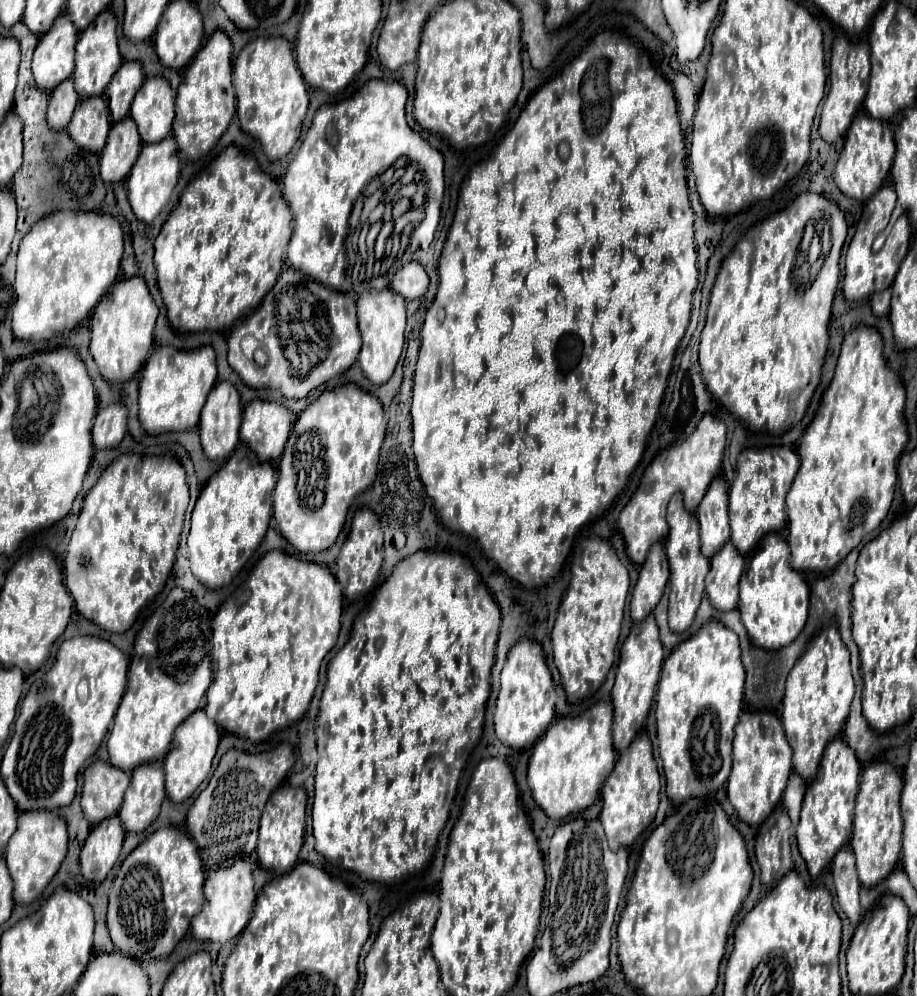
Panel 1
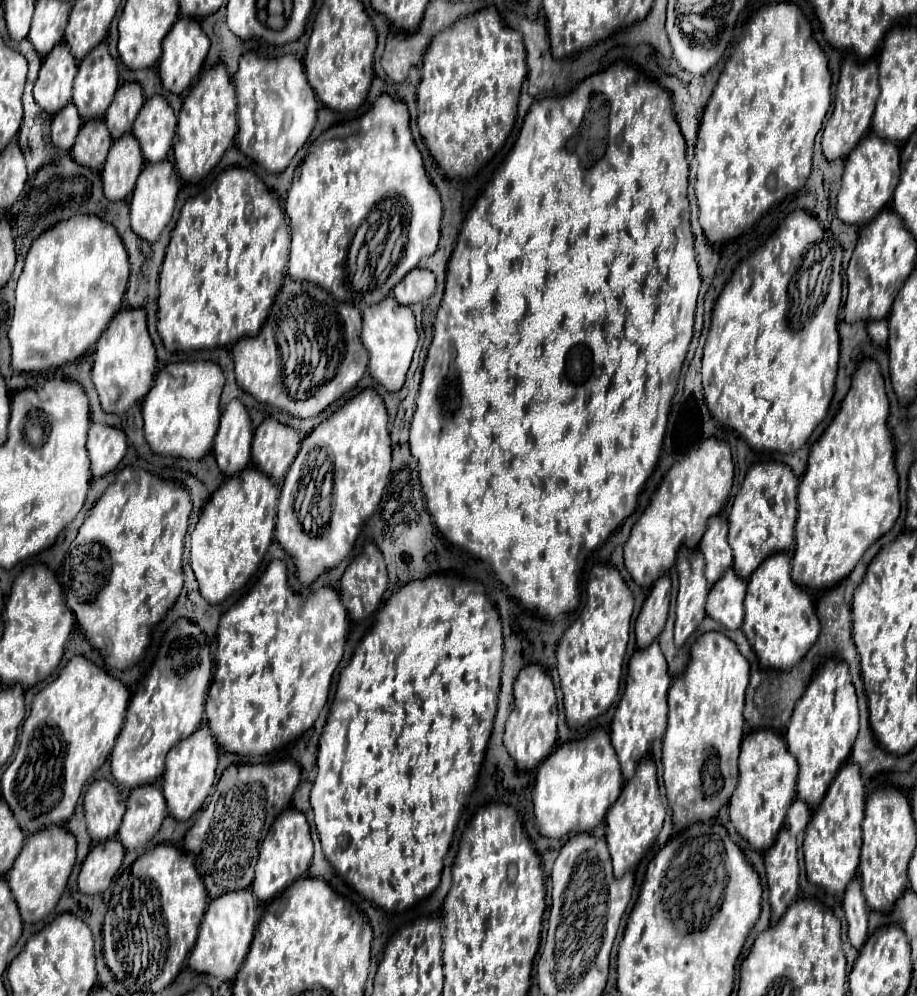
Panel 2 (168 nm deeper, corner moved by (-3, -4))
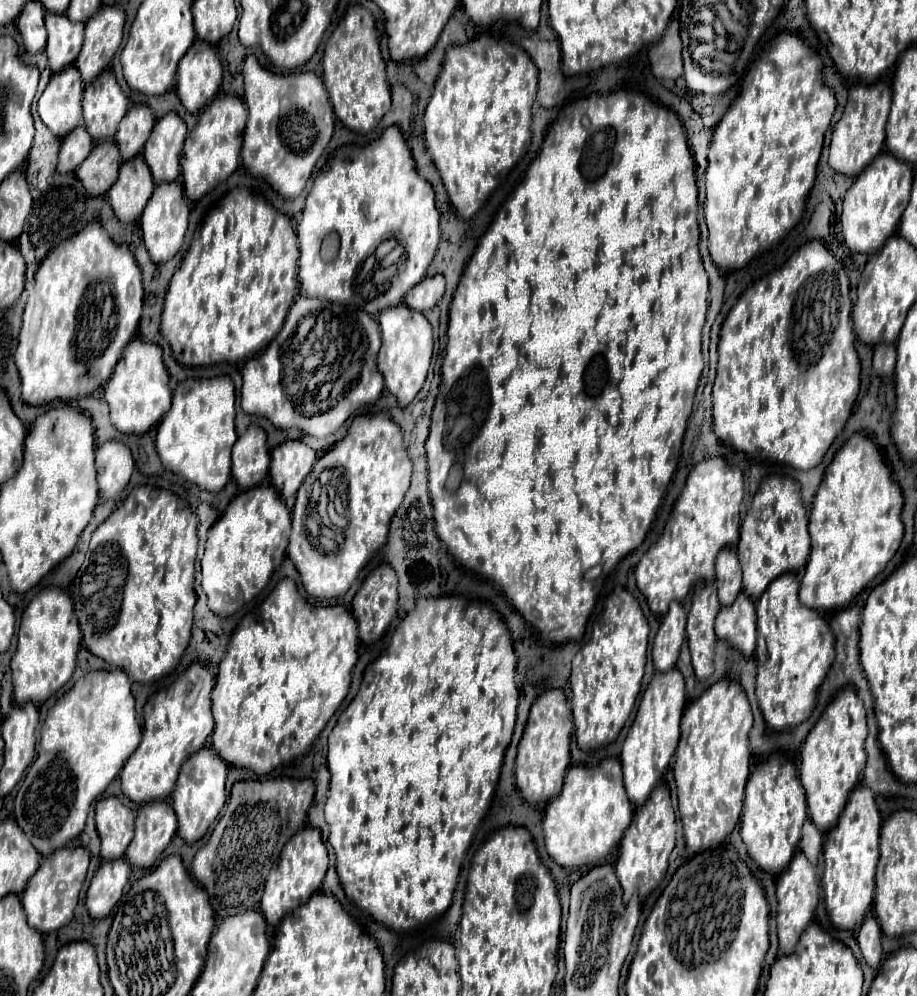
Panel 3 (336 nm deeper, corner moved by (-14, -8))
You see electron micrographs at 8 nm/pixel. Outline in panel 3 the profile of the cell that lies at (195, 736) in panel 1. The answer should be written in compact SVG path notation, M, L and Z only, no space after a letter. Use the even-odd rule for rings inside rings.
M202 748L194 756L190 756L190 760L184 762L176 788L172 792L172 808L178 820L178 834L186 844L198 842L208 832L212 822L218 818L220 810L224 808L226 772L228 772L226 762L222 762L212 748Z

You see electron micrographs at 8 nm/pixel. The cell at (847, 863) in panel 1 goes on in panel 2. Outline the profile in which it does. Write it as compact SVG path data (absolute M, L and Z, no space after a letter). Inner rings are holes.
M857 876L847 884L843 892L843 910L849 924L849 942L859 950L867 940L867 902L863 898Z

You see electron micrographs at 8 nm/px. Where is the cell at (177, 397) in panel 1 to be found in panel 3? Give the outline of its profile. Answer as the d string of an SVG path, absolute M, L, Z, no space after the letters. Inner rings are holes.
M228 376L212 380L180 382L172 396L172 408L158 424L156 450L162 466L206 492L220 492L230 478L230 454L236 442L234 384Z

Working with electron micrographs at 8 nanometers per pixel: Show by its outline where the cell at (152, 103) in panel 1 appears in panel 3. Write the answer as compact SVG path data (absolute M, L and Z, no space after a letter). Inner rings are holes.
M170 112L156 120L156 126L142 150L142 158L152 172L156 184L176 182L180 176L180 150L186 140L188 128L184 120Z

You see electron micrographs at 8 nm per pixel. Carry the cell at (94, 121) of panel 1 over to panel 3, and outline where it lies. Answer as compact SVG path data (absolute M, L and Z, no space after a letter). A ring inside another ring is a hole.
M102 142L100 146L96 144L90 156L80 164L76 176L82 180L88 194L94 194L94 198L104 196L110 190L110 186L116 182L120 164L122 160L118 156L116 144Z

